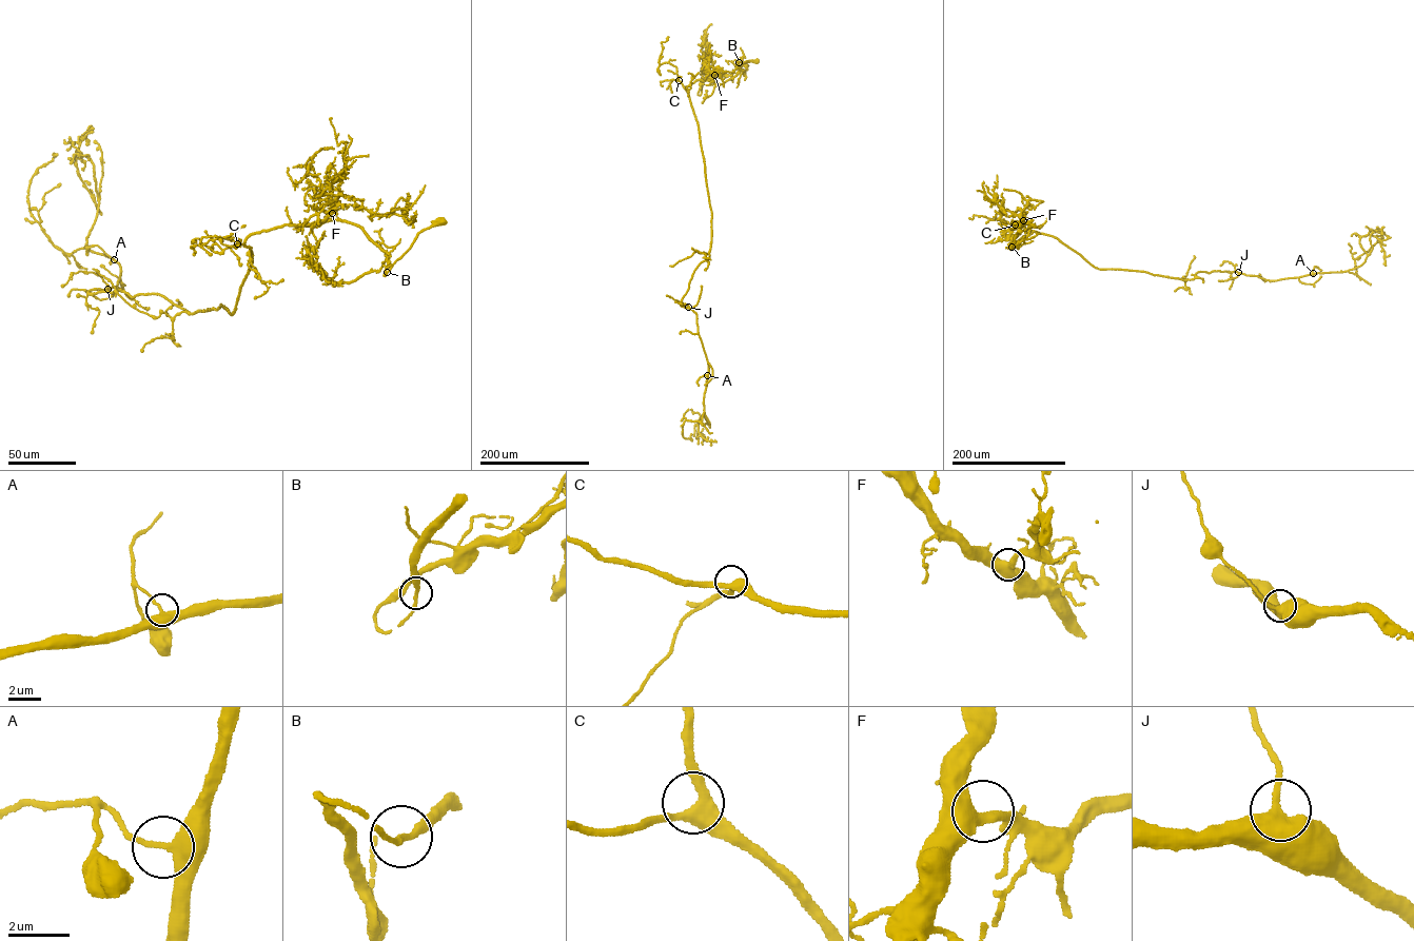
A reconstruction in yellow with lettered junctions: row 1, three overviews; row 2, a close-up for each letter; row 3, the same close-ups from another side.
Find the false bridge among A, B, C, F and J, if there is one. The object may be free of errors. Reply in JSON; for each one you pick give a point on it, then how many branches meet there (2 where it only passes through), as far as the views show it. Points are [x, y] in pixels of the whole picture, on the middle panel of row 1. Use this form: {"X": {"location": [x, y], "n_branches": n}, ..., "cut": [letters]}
{"cut": []}

